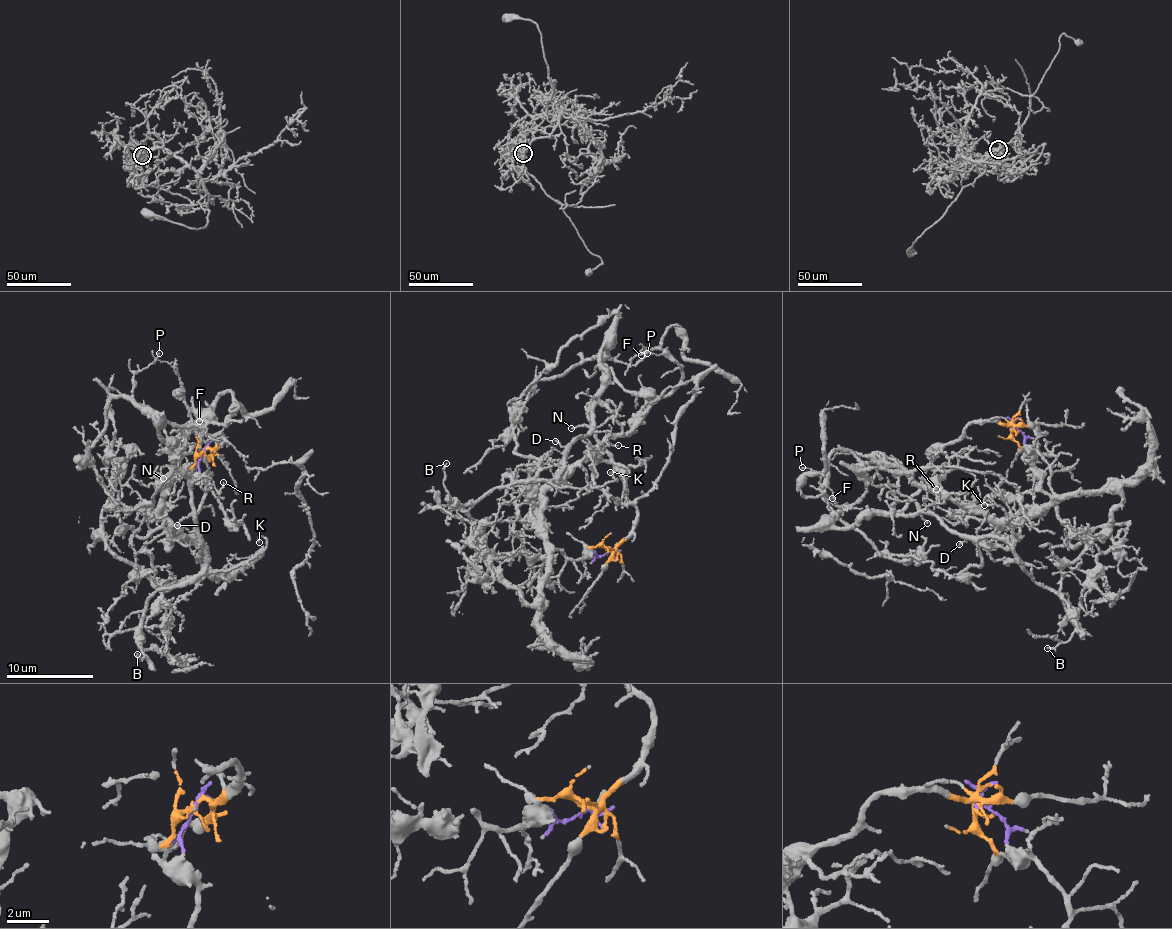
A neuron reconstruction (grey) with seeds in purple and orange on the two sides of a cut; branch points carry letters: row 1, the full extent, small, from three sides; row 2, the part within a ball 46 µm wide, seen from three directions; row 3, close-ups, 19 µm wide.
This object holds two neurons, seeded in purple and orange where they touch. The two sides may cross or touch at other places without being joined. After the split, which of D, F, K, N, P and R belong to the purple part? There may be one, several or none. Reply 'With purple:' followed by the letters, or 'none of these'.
With purple: F, N

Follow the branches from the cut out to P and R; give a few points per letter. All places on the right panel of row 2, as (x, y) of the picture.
P: (1013, 427), (988, 420), (968, 425), (957, 441), (939, 446), (905, 506), (841, 529), (821, 478), (801, 468)
R: (1013, 427), (968, 425), (939, 446), (903, 508), (888, 514), (926, 509), (936, 489)

